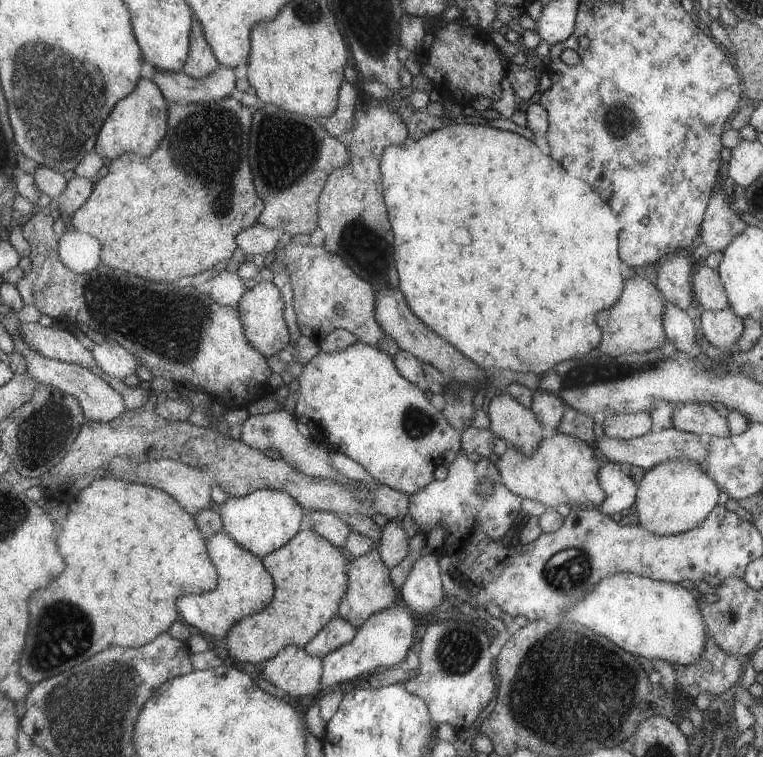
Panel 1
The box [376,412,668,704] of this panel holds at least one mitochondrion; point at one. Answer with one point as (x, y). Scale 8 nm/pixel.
(568, 571)

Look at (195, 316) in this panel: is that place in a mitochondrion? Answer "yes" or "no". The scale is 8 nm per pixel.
yes

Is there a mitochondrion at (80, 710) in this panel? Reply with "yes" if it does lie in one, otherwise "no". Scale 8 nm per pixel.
yes

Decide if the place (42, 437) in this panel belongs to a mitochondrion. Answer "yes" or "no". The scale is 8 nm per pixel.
yes

